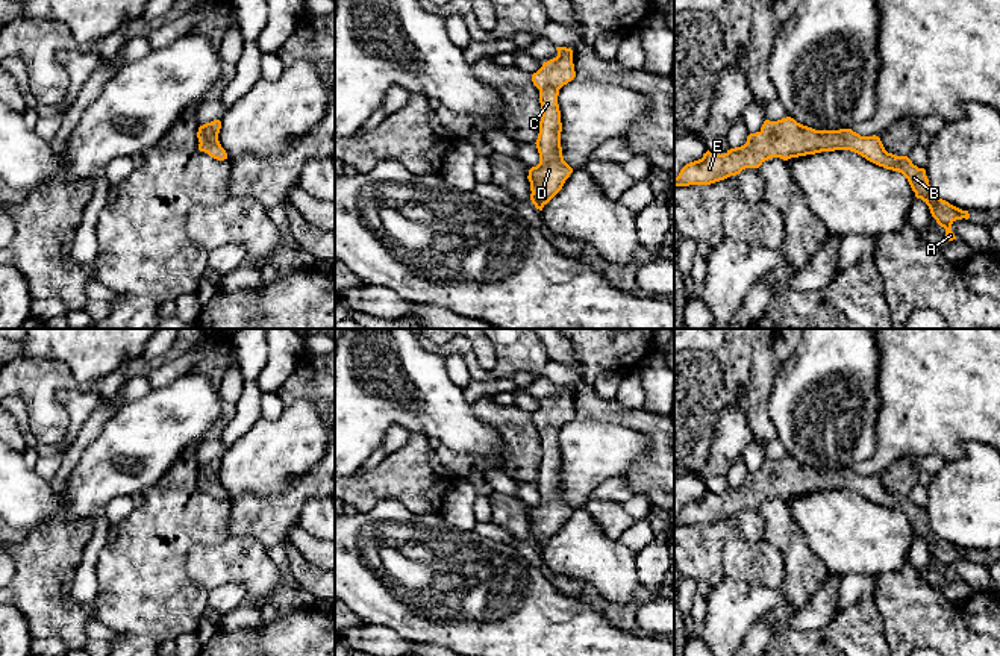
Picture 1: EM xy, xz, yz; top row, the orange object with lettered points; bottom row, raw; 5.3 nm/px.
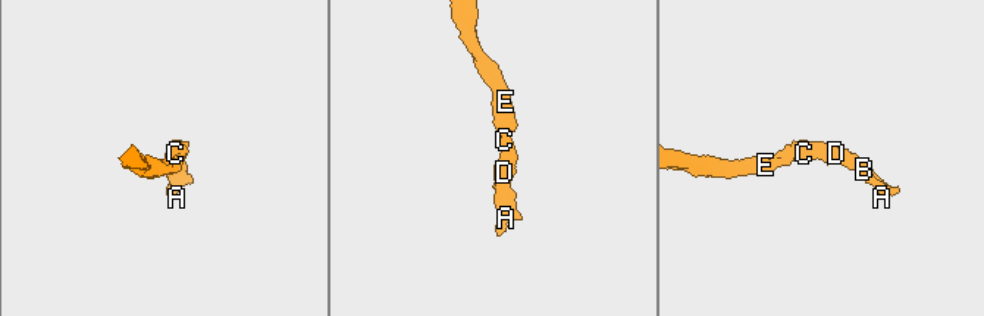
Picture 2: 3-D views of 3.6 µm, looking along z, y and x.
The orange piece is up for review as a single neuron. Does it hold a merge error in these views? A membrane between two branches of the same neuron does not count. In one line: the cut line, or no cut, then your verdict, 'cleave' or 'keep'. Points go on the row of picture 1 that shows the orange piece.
no cut | keep

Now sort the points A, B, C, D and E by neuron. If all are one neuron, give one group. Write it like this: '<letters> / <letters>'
A B C D E

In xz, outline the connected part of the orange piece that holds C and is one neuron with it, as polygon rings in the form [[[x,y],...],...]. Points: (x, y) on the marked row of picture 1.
[[[556,47],[558,56],[544,62],[532,74],[533,85],[539,89],[542,109],[536,148],[539,164],[529,170],[530,200],[536,209],[542,208],[562,189],[573,168],[564,161],[561,147],[559,89],[576,77],[573,50]]]

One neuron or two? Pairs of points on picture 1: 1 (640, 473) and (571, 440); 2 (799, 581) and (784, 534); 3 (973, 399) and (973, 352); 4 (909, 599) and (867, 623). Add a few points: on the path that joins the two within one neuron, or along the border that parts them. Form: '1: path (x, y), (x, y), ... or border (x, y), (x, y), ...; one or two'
1: border (644, 434), (649, 449), (626, 474); two
2: path (799, 568), (799, 559), (793, 546); one
3: path (973, 387), (973, 381), (967, 374), (967, 364); one
4: border (871, 596), (881, 618), (882, 634), (887, 640); two

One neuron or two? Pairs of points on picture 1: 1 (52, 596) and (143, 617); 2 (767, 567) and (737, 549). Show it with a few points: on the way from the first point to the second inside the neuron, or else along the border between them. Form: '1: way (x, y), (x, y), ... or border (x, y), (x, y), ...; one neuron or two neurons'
1: border (94, 603), (96, 617); two neurons
2: way (759, 564), (744, 556); one neuron

